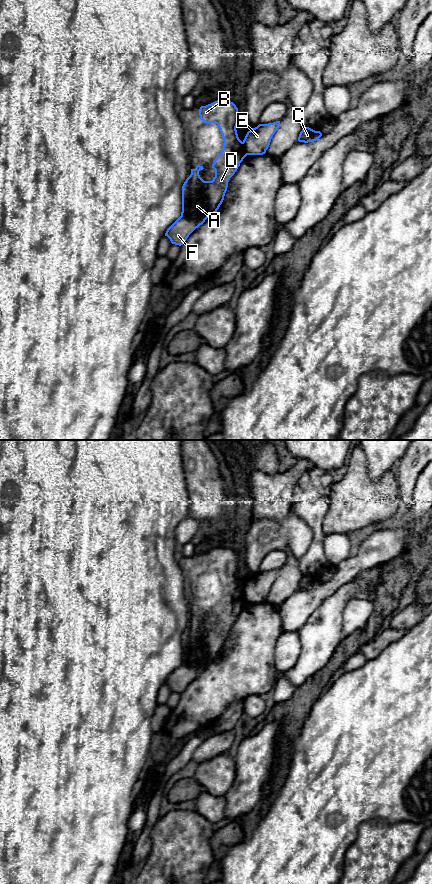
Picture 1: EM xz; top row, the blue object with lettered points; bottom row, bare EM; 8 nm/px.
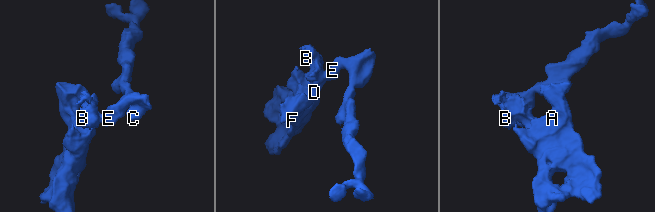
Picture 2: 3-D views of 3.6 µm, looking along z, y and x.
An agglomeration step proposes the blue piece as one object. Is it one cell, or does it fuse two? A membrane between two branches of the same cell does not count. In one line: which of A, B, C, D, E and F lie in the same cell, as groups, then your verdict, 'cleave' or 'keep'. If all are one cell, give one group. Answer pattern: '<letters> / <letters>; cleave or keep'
A B D F / C E; cleave

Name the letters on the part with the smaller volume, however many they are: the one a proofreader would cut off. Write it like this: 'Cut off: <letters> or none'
Cut off: C, E

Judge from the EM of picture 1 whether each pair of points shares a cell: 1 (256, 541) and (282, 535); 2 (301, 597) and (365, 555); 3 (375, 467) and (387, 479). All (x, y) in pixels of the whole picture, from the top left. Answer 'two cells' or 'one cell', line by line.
1: one cell
2: one cell
3: two cells

